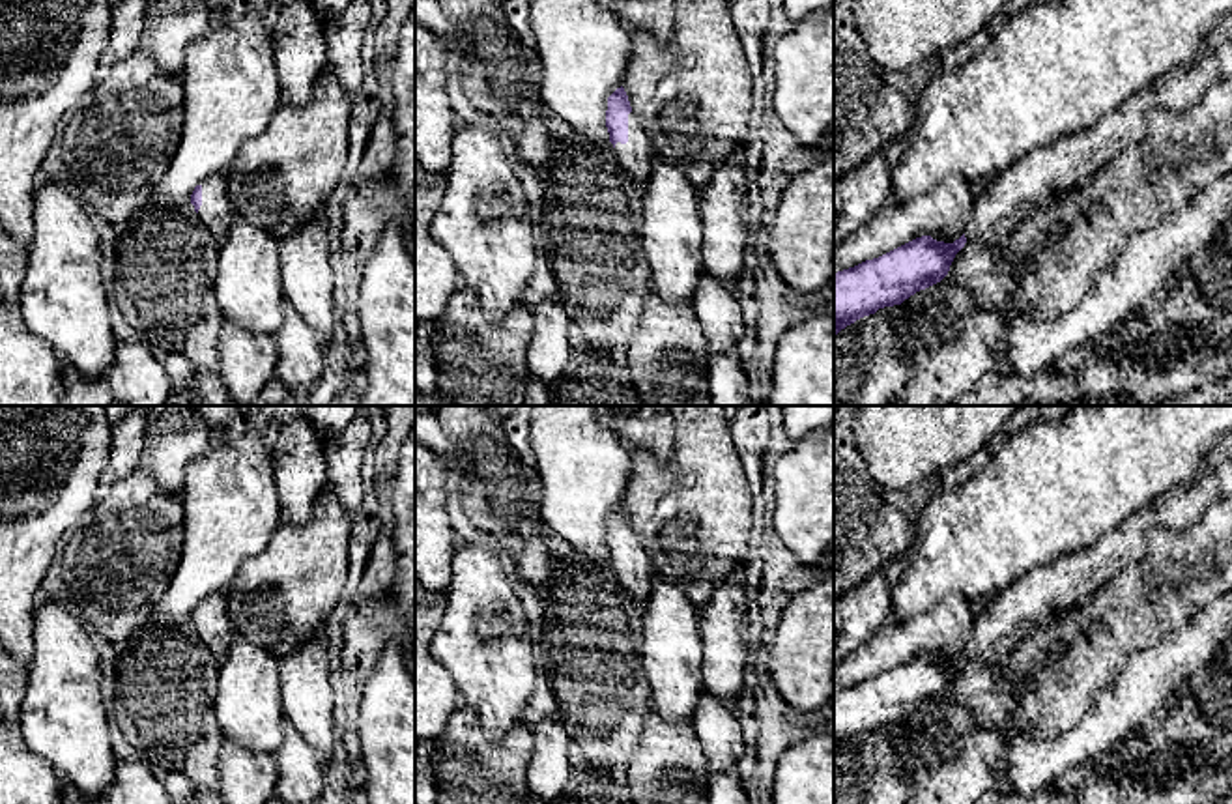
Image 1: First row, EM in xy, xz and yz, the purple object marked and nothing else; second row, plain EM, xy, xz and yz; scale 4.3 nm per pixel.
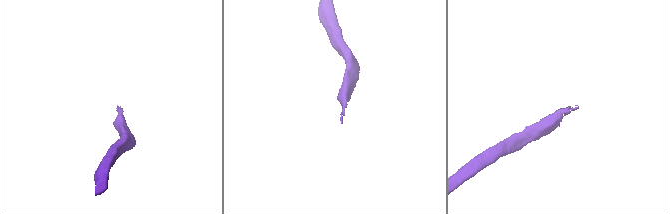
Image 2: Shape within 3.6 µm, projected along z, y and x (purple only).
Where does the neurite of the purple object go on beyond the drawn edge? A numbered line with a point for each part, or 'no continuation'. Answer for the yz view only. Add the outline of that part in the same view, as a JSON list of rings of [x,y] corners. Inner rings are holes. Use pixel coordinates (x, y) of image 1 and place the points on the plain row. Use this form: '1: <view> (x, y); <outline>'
1: yz (1008, 619); [[[1232,432],[1189,479],[1161,492],[1092,544],[1028,572],[987,600],[967,634],[967,660],[993,664],[1010,654],[1058,610],[1088,600],[1112,576],[1142,561],[1157,529],[1183,531],[1226,499],[1232,499]]]

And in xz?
1: xz (636, 574); [[[630,531],[628,533],[628,561],[615,563],[615,578],[621,583],[624,595],[643,606],[652,589],[652,565],[649,555],[645,553],[643,546],[639,544],[637,537]]]

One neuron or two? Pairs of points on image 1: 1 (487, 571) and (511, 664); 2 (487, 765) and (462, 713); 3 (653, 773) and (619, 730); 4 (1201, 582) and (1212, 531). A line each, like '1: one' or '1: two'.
1: one
2: one
3: two
4: one

